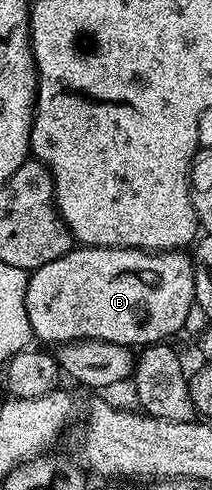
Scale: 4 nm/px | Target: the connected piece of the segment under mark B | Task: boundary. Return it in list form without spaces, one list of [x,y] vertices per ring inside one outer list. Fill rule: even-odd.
[[[78,245],[64,257],[56,257],[56,261],[48,261],[48,265],[40,265],[35,271],[29,272],[26,281],[26,308],[30,328],[34,330],[34,339],[39,344],[61,345],[63,343],[76,343],[80,339],[99,339],[116,345],[124,345],[131,349],[149,347],[151,343],[161,343],[169,340],[169,335],[174,335],[185,328],[188,313],[195,307],[194,302],[194,261],[185,250],[181,251],[141,251],[131,247],[88,247]]]

